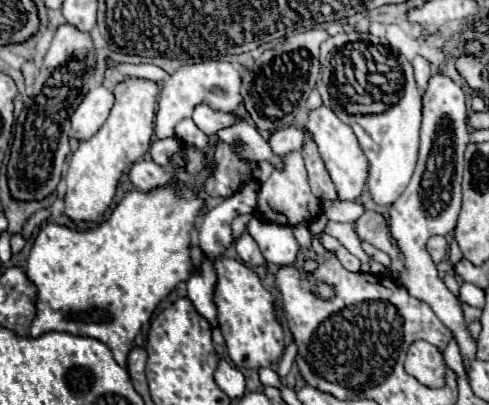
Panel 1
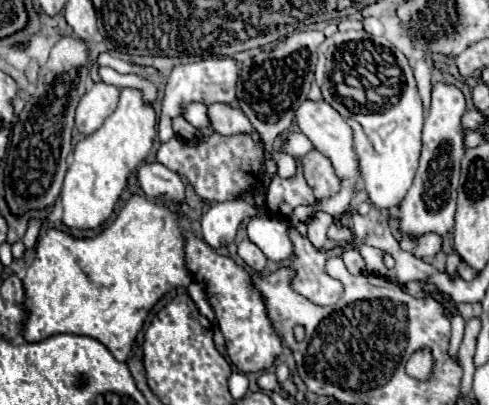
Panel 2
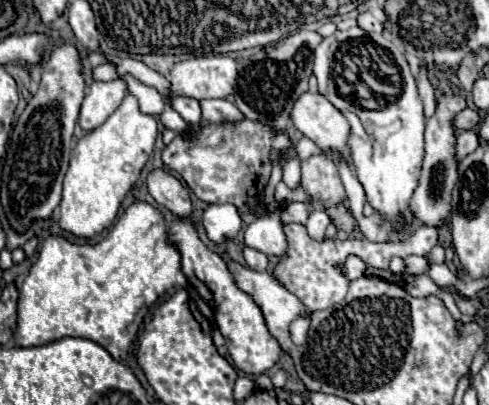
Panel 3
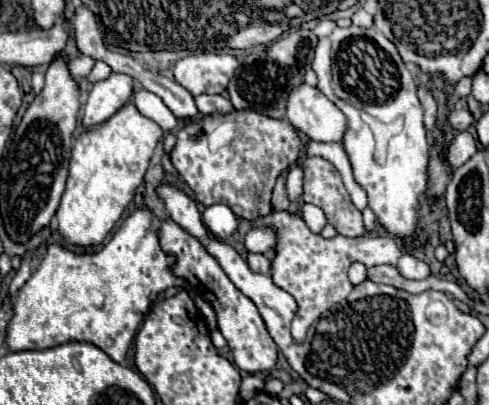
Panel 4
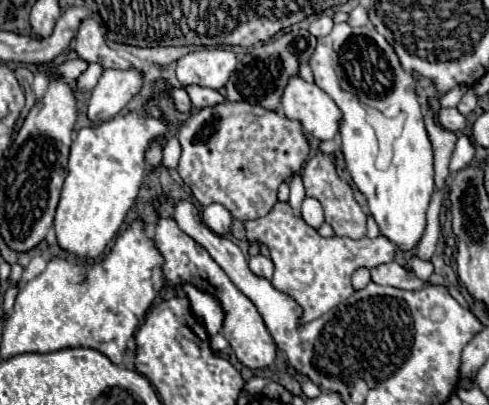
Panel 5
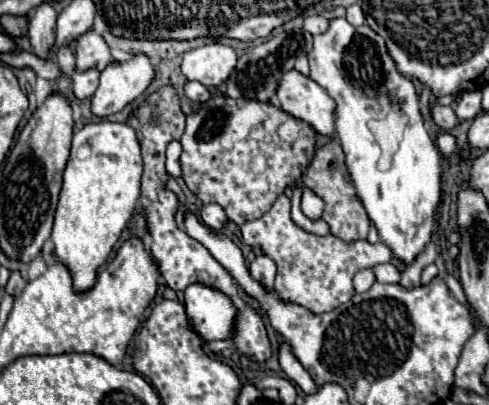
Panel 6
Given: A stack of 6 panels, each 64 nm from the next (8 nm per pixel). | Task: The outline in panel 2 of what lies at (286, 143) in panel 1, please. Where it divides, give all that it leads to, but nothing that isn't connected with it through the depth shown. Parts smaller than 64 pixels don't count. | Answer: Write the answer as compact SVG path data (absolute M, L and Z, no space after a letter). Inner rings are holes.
M288 132L286 142L282 144L280 150L286 152L286 154L290 154L290 156L304 158L312 150L312 142L302 132Z

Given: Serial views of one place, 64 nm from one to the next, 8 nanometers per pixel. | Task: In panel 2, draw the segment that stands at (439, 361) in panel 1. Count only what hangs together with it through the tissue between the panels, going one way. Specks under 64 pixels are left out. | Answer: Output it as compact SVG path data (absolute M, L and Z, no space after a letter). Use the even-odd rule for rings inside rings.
M422 348L410 356L410 360L406 362L406 372L412 378L428 380L432 376L432 366L434 366L434 358L432 358L430 348Z

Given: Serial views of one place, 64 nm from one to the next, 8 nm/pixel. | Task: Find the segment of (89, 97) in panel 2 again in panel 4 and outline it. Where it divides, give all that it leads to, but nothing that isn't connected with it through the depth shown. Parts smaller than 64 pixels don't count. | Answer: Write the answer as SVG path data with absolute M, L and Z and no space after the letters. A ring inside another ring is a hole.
M110 74L110 78L96 82L88 94L88 102L82 114L84 128L102 124L116 110L120 110L132 96L132 78L124 74Z

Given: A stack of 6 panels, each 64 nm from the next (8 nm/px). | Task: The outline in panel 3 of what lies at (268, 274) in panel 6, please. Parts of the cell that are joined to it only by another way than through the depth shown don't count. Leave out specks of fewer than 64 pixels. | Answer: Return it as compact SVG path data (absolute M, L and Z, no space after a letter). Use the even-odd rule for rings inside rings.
M248 246L242 248L242 254L244 254L246 264L248 264L252 270L264 272L264 270L268 268L268 258L266 258L266 254L262 254L262 252L254 250L254 248L248 248Z

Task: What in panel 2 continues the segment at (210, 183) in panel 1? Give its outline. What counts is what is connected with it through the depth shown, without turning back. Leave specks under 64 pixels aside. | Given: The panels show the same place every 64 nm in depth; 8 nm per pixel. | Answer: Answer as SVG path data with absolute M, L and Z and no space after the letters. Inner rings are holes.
M212 132L204 142L184 142L174 136L168 142L162 142L156 150L156 160L166 168L186 176L196 192L210 202L224 202L240 196L246 190L254 190L262 182L264 156L262 146L254 144L250 136L220 136Z

